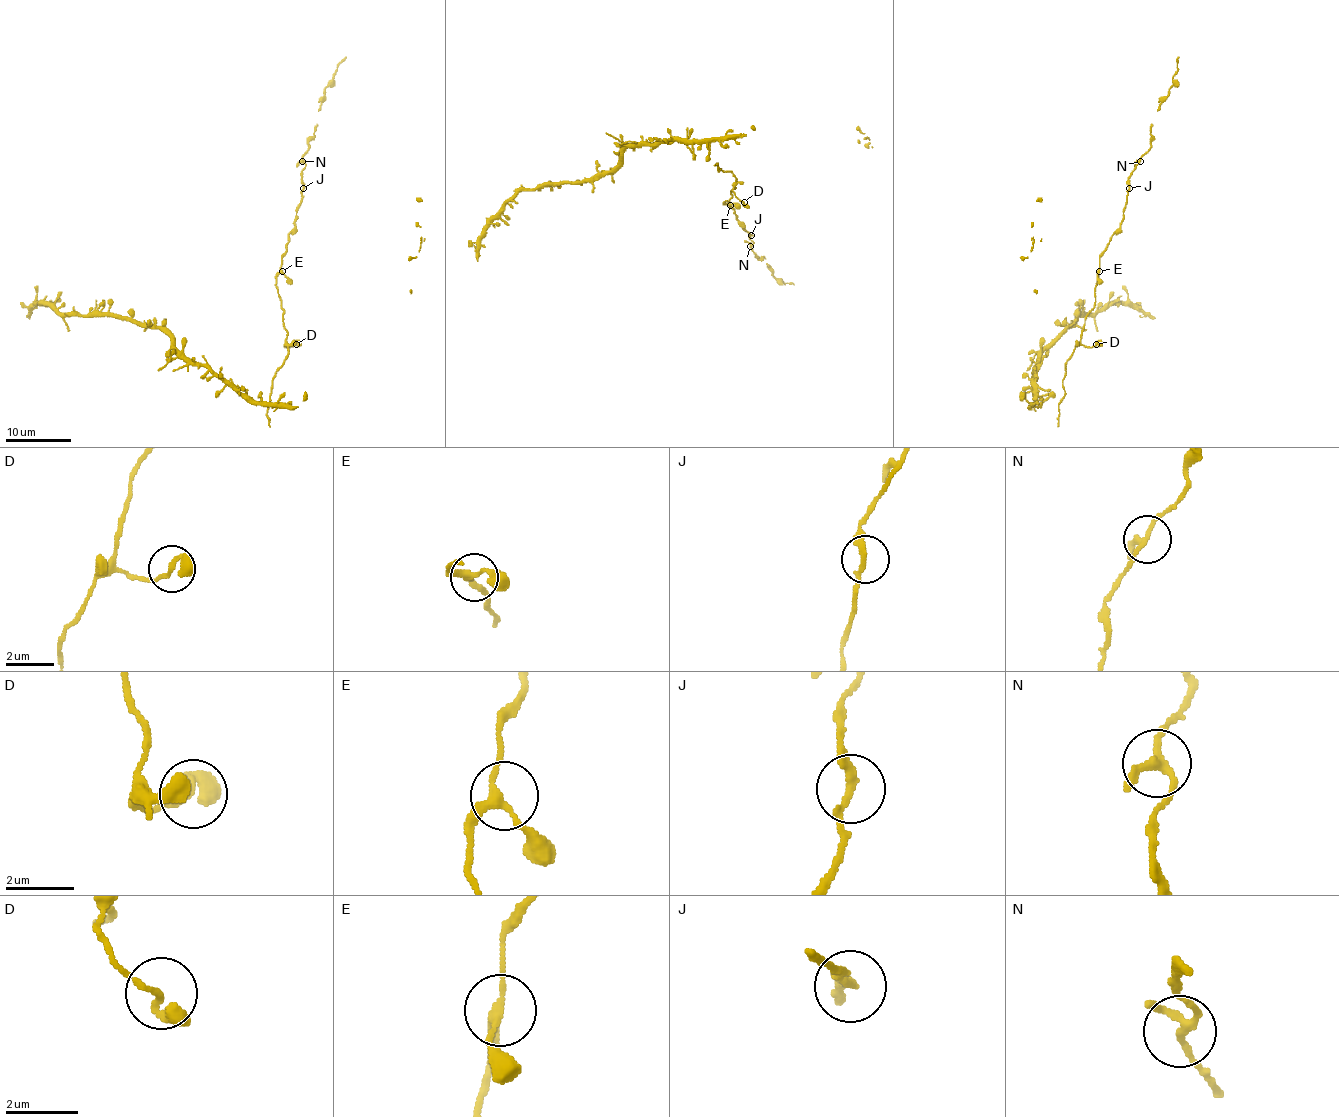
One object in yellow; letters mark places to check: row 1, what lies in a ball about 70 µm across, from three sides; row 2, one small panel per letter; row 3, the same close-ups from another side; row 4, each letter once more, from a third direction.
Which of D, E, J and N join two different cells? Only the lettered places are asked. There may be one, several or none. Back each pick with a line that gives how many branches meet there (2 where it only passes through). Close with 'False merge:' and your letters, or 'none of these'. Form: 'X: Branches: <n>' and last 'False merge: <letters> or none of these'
False merge: none of these

